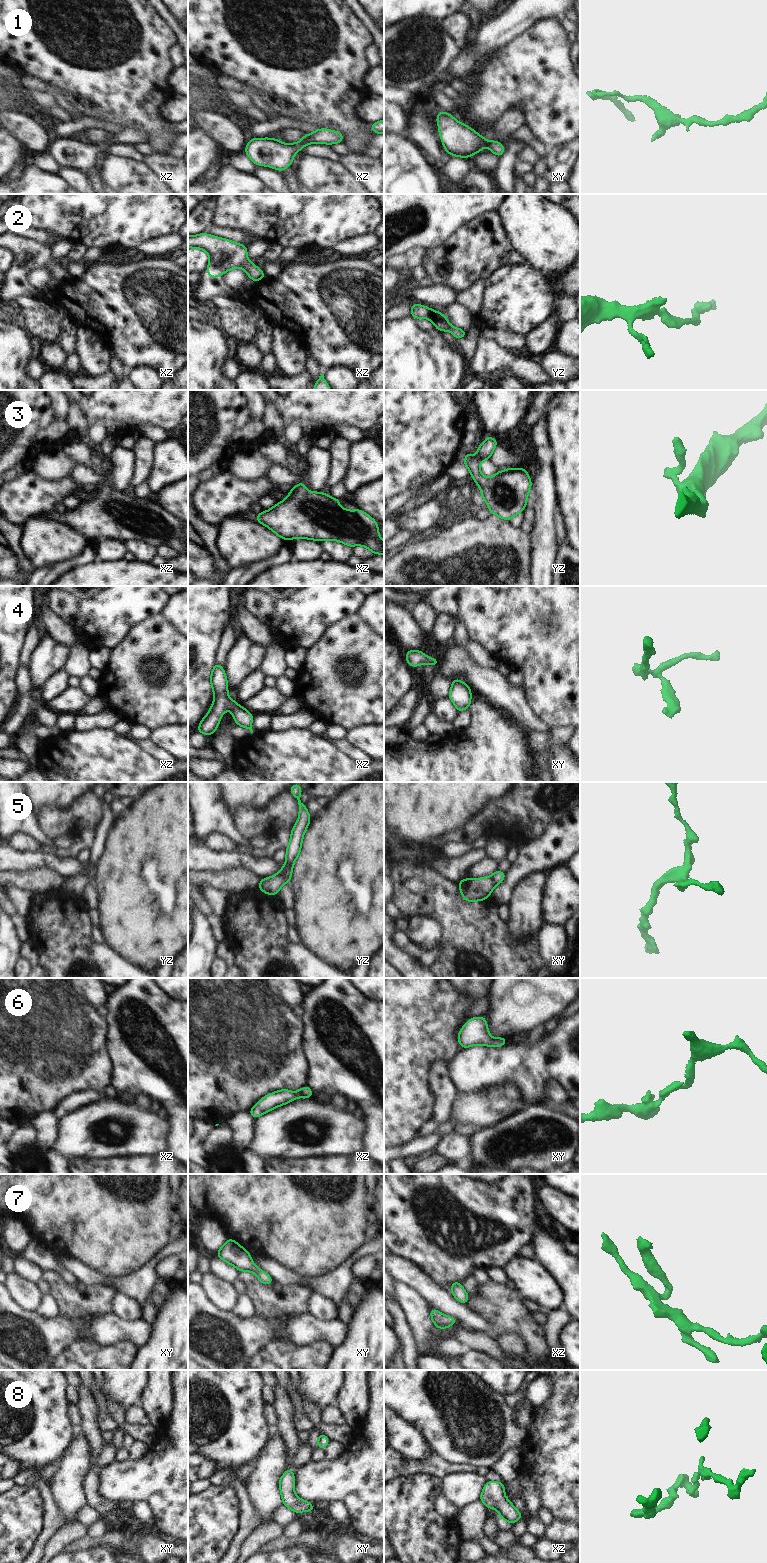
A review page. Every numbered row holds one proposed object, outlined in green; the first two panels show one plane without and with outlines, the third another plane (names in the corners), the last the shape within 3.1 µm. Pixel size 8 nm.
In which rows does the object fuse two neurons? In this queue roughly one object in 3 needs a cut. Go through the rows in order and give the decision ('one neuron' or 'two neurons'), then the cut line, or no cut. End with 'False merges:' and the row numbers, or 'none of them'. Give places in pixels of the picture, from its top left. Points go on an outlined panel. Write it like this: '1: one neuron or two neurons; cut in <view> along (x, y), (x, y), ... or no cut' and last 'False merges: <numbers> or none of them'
1: one neuron; no cut
2: one neuron; no cut
3: one neuron; no cut
4: one neuron; no cut
5: two neurons; cut in yz along (271, 876), (279, 876), (289, 880)
6: one neuron; no cut
7: one neuron; no cut
8: one neuron; no cut
False merges: 5

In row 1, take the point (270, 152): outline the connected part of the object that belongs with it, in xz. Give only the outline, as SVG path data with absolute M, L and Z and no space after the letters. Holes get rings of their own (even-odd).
M326 128L317 129L311 134L302 136L300 142L285 144L275 138L251 138L244 152L255 165L268 166L282 172L291 166L294 155L312 143L338 144L343 142L341 132Z

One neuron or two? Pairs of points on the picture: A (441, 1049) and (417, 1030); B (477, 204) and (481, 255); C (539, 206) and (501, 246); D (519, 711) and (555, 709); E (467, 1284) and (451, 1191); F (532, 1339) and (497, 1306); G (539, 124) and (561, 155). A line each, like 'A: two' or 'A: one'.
A: one
B: two
C: two
D: two
E: two
F: one
G: two

